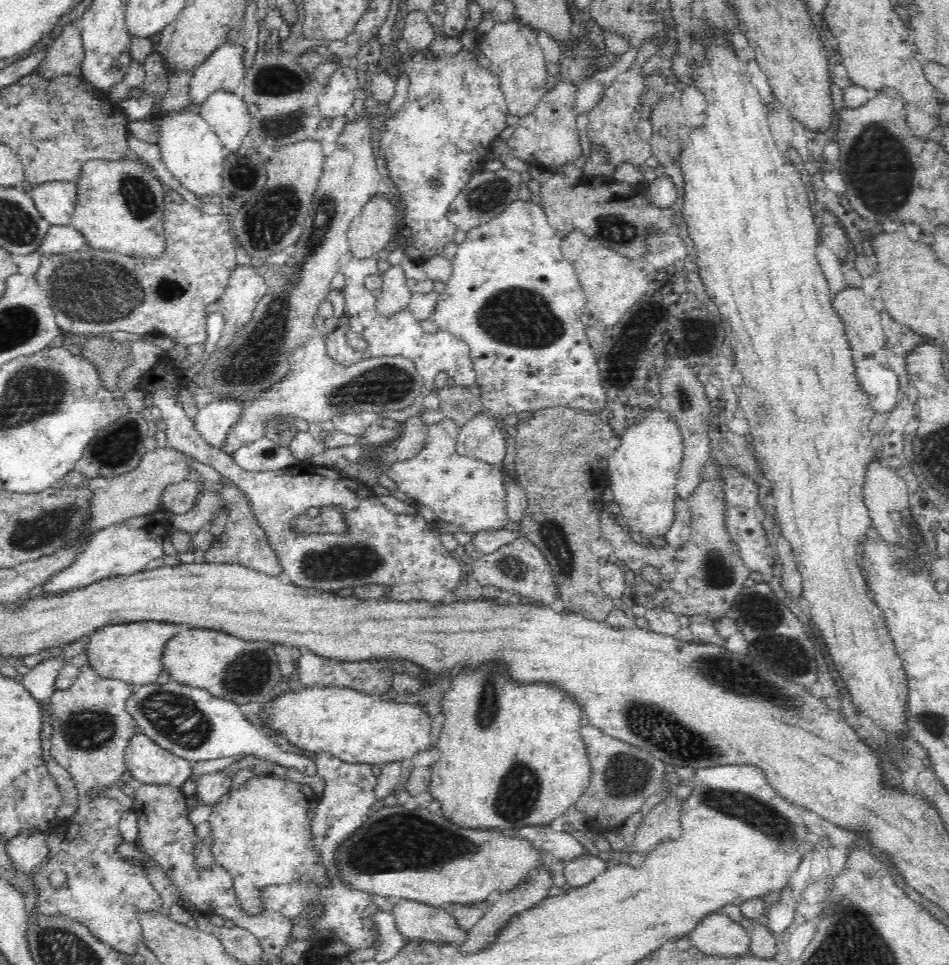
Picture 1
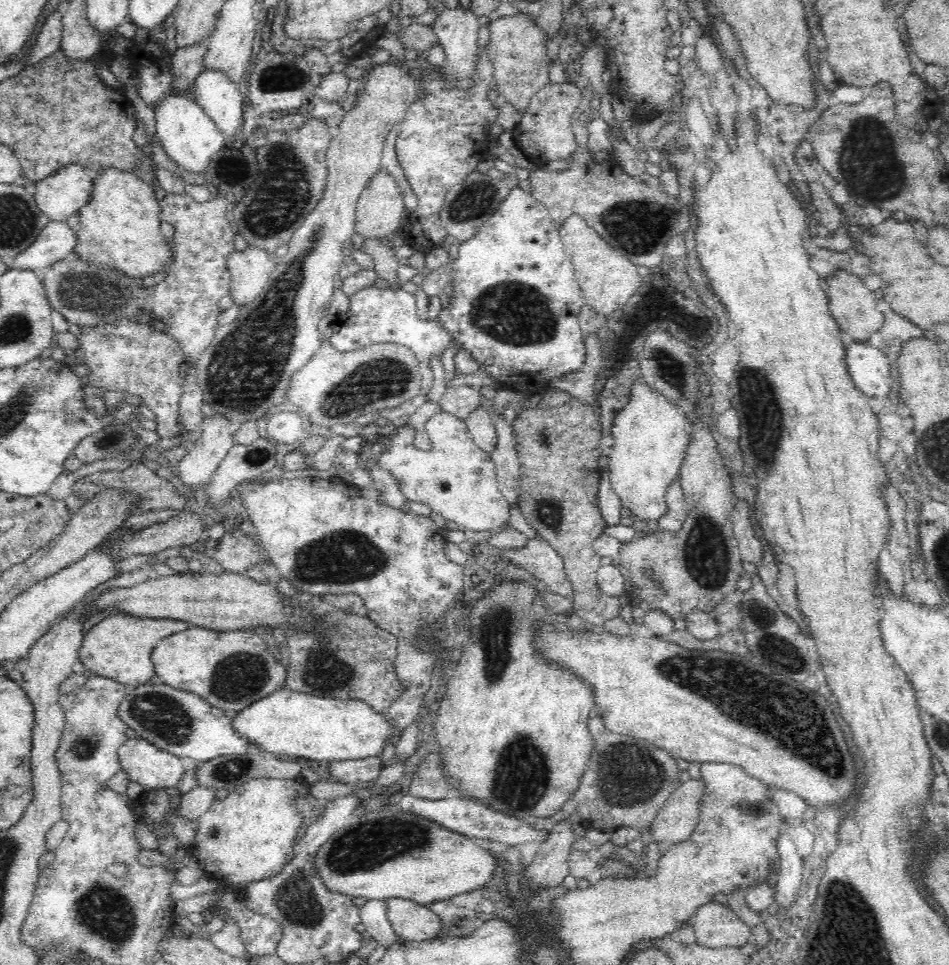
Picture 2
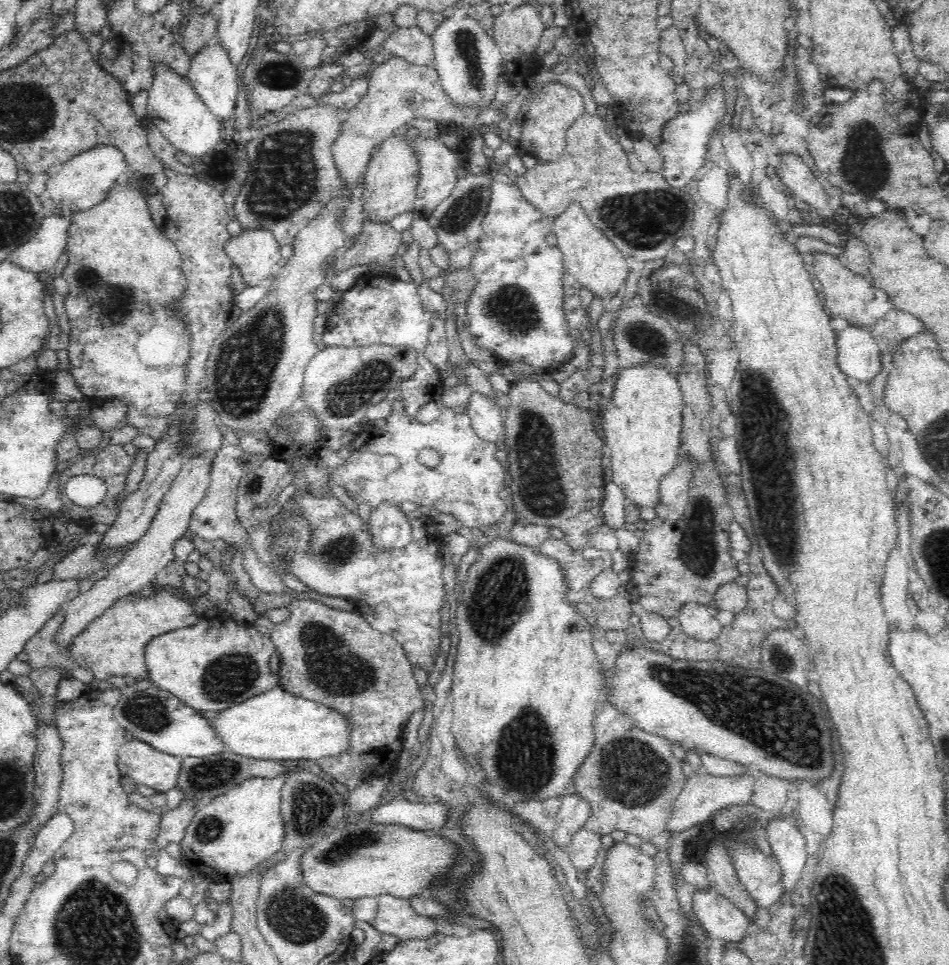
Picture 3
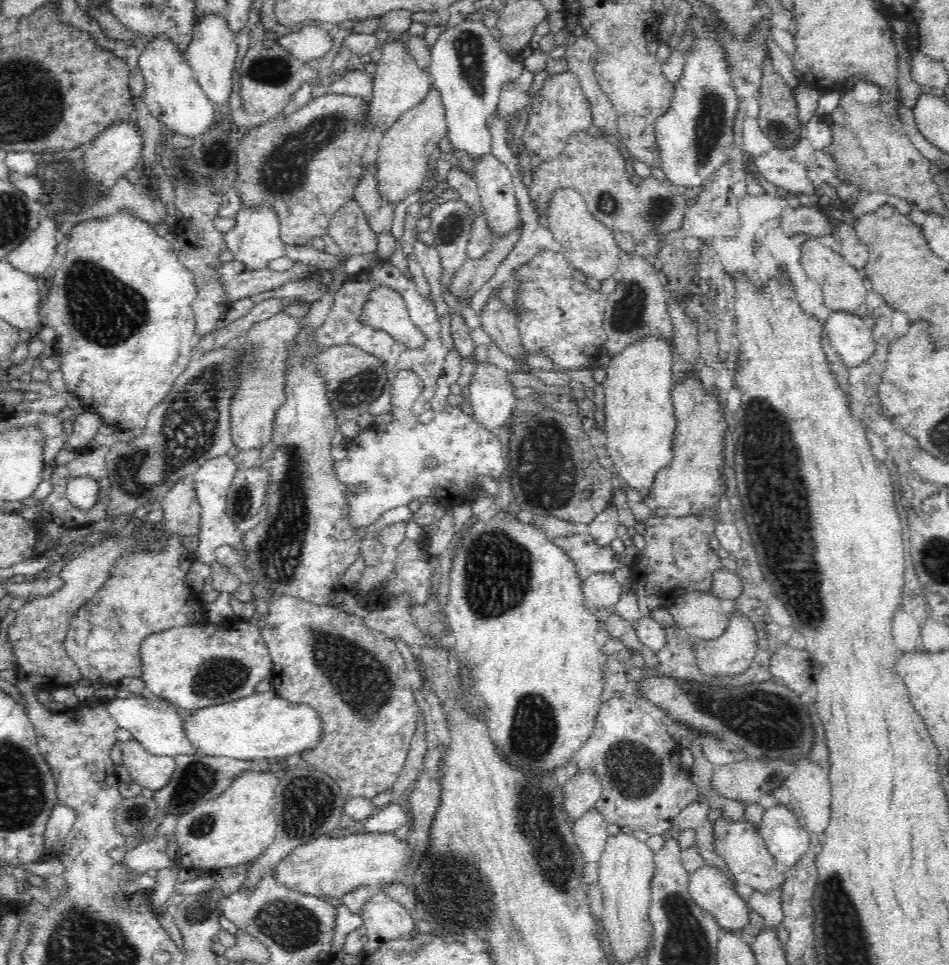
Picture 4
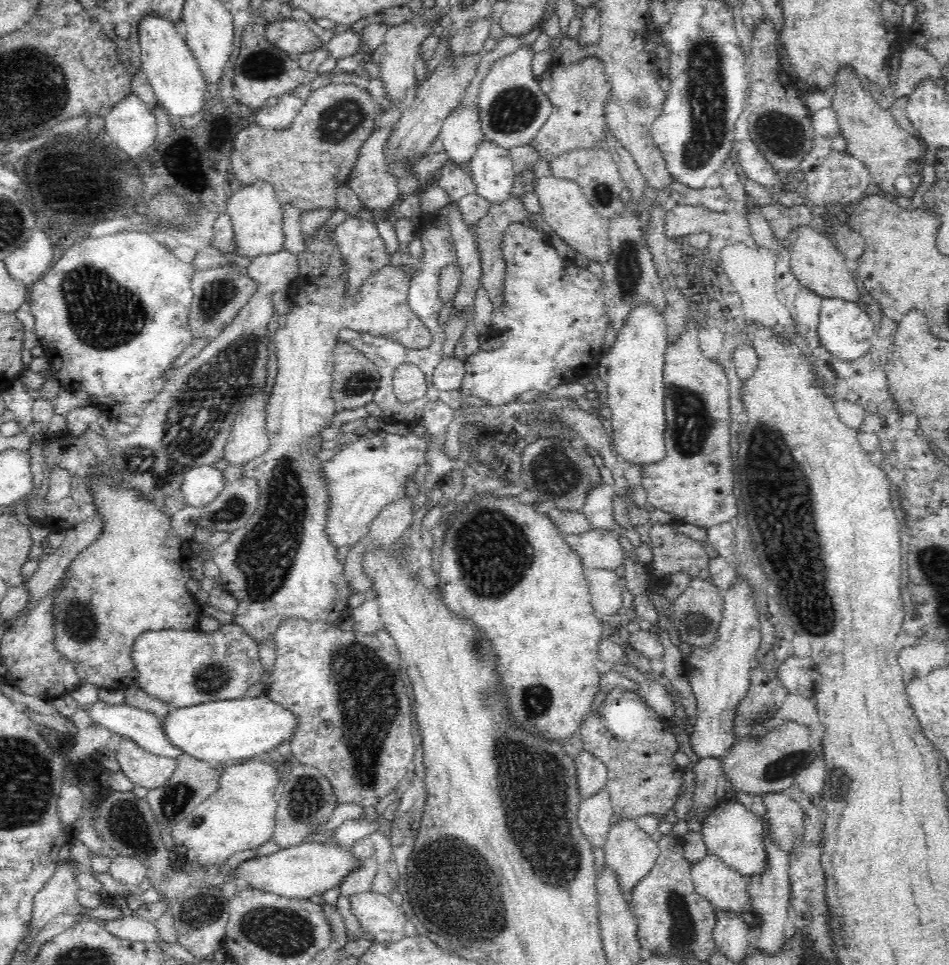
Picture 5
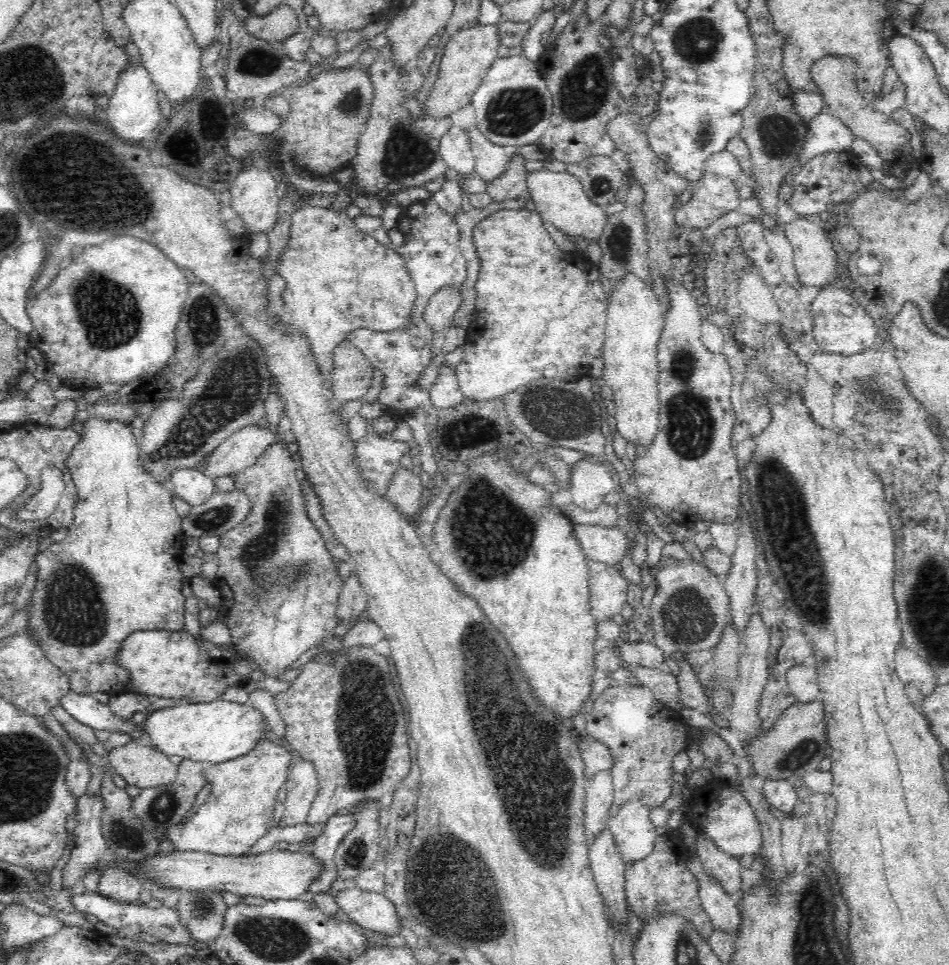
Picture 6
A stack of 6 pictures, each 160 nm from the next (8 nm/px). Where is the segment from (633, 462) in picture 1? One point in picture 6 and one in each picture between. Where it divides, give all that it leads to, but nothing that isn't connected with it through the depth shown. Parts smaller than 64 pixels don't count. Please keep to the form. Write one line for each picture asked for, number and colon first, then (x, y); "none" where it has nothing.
2: (651, 435)
3: (643, 426)
4: (640, 421)
5: (634, 367)
6: (636, 321)

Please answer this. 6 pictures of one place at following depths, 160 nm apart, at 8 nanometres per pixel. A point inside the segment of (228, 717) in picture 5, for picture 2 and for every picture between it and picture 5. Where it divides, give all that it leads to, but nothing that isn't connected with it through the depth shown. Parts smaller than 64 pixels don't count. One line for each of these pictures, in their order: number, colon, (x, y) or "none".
2: (289, 722)
3: (277, 724)
4: (263, 725)

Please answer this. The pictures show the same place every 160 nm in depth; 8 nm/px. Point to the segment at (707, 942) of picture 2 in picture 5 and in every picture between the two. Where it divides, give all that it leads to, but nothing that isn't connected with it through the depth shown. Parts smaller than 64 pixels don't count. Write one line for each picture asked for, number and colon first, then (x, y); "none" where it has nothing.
3: (719, 918)
4: (711, 891)
5: (726, 890)

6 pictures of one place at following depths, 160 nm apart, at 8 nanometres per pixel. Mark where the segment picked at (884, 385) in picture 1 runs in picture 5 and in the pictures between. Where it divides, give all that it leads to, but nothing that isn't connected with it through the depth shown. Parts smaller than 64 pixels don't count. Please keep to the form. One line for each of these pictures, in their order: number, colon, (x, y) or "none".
2: (869, 367)
3: (858, 353)
4: (853, 341)
5: (845, 329)

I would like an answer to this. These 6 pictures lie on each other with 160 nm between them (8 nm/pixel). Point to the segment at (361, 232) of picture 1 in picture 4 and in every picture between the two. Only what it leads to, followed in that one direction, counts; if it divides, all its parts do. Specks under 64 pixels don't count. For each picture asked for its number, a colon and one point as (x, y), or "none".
2: (380, 208)
3: (389, 183)
4: (400, 167)

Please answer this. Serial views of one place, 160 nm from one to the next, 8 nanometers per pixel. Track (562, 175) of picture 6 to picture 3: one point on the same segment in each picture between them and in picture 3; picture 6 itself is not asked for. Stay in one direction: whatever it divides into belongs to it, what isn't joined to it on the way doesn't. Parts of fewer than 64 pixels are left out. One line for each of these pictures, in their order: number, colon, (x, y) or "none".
3: (590, 257)
4: (590, 248)
5: (566, 214)

